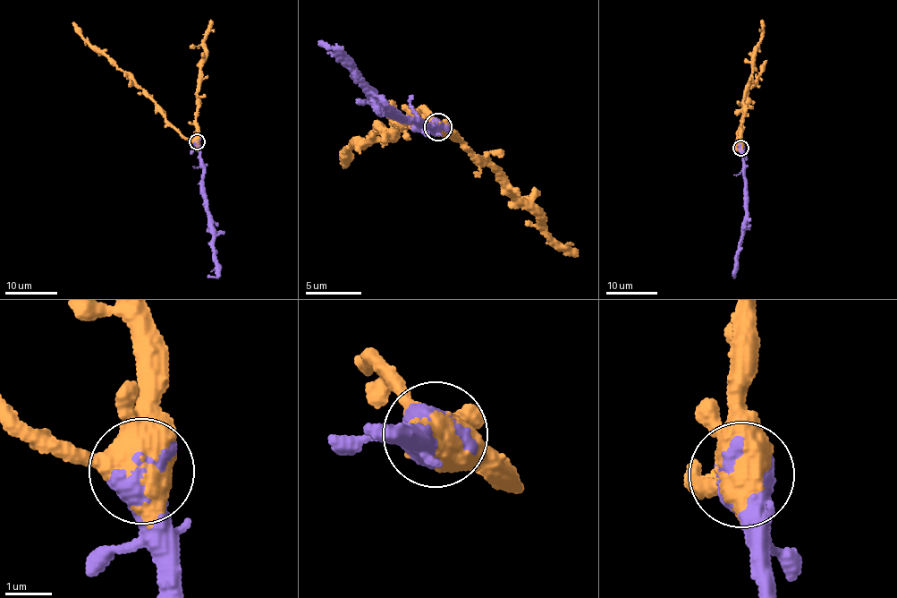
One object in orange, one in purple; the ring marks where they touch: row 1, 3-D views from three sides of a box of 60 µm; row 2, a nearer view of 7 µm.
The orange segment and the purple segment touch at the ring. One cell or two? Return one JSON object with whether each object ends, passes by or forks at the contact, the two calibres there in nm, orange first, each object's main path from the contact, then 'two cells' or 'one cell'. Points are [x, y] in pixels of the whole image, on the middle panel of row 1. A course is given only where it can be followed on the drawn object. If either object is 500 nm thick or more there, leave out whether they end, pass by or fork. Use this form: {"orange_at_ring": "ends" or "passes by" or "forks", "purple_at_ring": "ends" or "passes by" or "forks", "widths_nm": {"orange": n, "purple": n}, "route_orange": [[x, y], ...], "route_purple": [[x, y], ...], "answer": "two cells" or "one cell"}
{"widths_nm": {"orange": 600, "purple": 800}, "route_orange": [[437, 127], [425, 109], [412, 110], [405, 131], [398, 124], [386, 135], [377, 130], [347, 150], [343, 167]], "route_purple": [[437, 127], [377, 105], [369, 98], [359, 76], [334, 50], [320, 42]], "answer": "one cell"}

